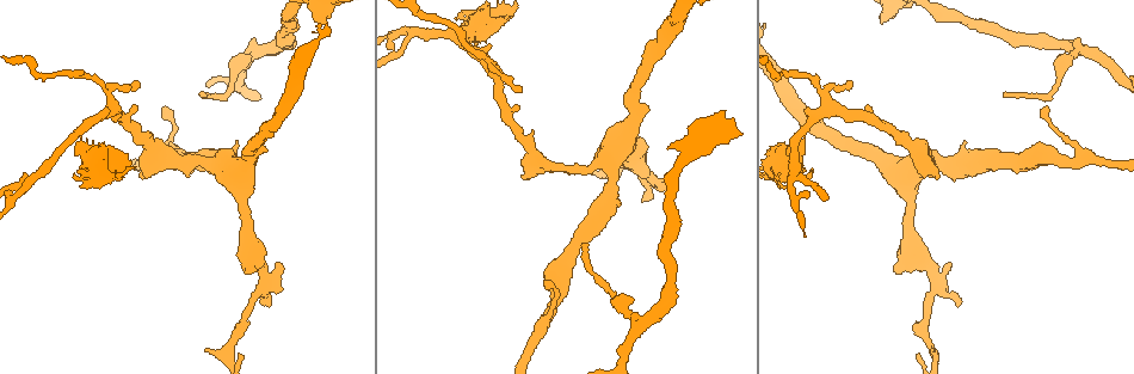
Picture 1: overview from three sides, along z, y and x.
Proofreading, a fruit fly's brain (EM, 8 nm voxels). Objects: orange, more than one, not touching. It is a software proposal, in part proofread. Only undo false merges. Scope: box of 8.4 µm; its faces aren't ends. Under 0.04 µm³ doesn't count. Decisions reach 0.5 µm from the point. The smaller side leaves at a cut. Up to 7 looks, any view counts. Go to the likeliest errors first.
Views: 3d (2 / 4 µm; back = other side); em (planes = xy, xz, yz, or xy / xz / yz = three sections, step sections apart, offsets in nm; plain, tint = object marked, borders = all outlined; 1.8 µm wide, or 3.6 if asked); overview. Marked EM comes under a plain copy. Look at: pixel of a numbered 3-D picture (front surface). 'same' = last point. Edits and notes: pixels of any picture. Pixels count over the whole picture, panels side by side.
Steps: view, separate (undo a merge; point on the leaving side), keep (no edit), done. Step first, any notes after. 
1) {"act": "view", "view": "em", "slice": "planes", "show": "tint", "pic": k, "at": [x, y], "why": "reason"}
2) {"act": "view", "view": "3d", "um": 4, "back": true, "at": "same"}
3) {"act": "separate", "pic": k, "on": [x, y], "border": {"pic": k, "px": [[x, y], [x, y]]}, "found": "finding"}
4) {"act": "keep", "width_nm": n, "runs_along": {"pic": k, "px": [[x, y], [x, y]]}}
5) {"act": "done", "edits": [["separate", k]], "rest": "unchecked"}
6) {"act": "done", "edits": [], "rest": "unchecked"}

{"act": "view", "view": "em", "slice": "planes", "show": "tint", "pic": 1, "at": [644, 318], "why": "sharp bend"}

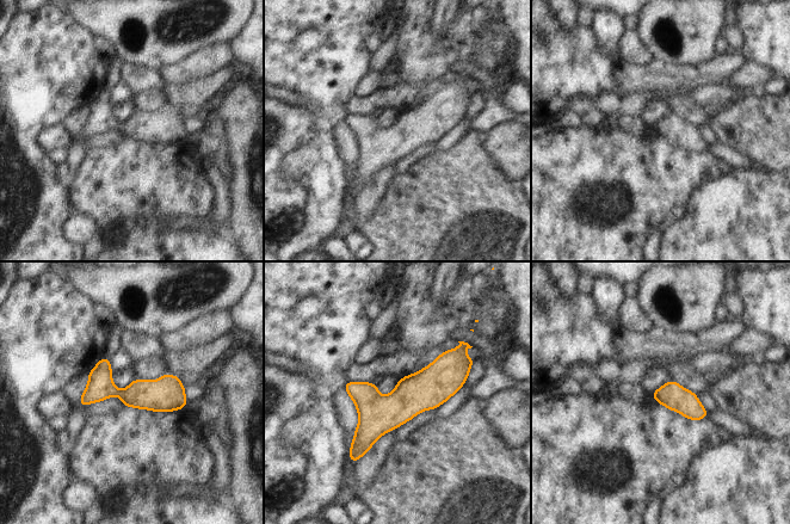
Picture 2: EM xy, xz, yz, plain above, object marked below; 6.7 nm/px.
{"act": "keep", "found": "all the same cell"}

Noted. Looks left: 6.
{"act": "view", "view": "em", "um": 3.6, "slice": "planes", "show": "borders", "pic": 1, "at": [490, 74], "why": "three-way junction"}

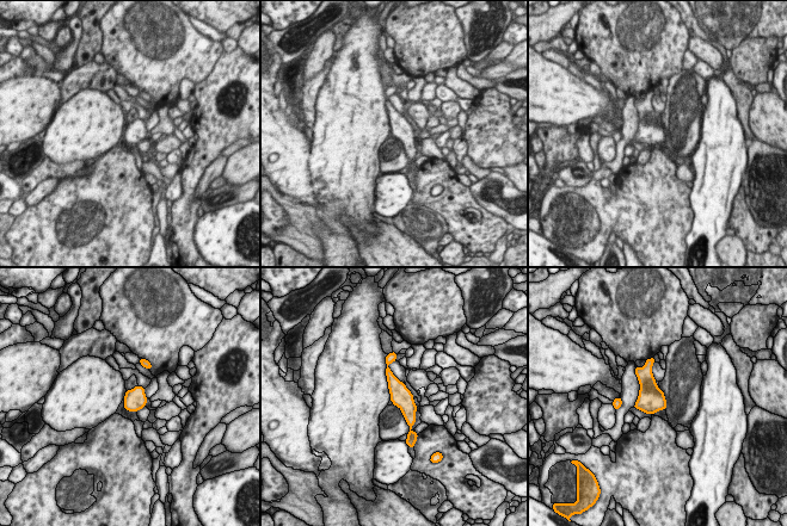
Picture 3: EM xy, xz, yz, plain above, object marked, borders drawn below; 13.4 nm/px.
{"act": "keep", "found": "one cell here"}

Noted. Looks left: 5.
{"act": "view", "view": "em", "slice": "planes", "show": "tint", "pic": 1, "at": [419, 34], "why": "side arm on a straight run"}

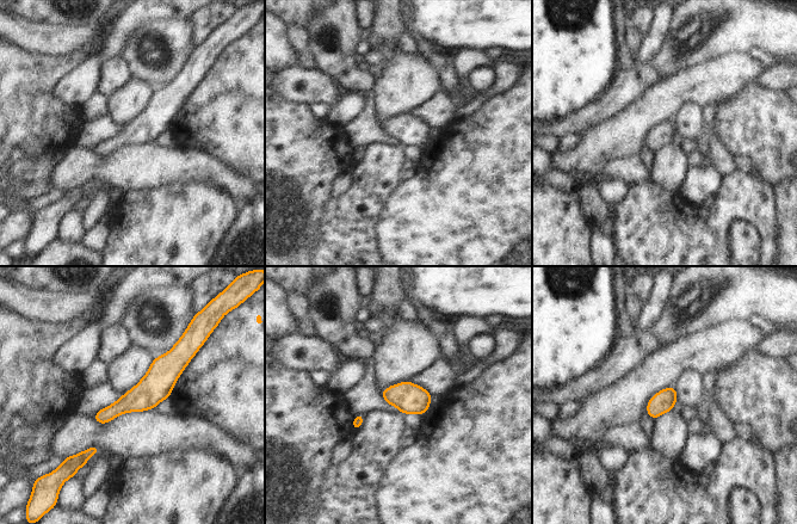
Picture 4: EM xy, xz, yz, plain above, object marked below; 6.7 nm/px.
{"act": "keep", "width_nm": 150, "runs_along": {"pic": 4, "px": [[186, 355], [138, 399], [98, 418]]}, "found": "continuous, no second cell"}

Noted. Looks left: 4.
{"act": "done", "edits": [], "rest": "unchecked"}

